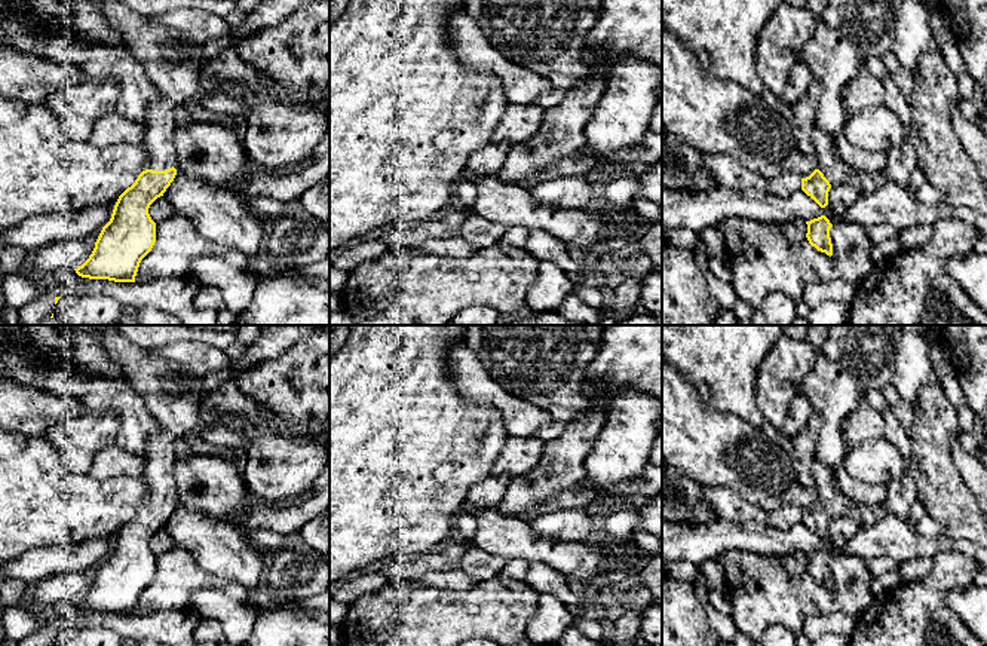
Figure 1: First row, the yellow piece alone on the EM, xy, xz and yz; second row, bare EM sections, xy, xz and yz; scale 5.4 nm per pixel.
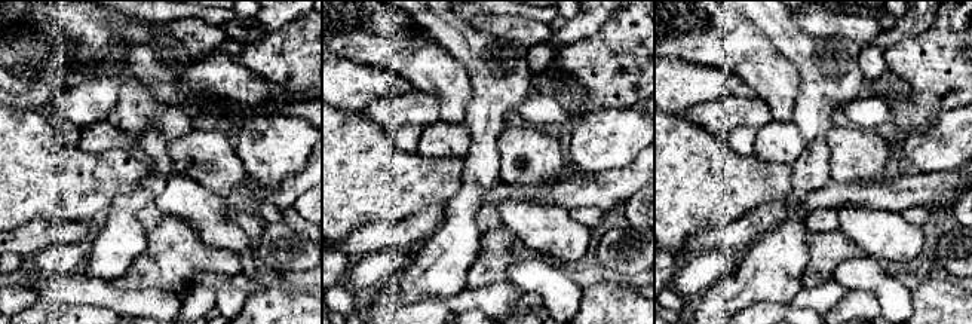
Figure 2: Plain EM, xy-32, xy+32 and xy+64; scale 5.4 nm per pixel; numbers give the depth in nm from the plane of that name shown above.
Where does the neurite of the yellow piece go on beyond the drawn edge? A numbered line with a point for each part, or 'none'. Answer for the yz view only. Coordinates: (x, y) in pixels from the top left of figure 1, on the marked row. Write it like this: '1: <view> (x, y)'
1: yz (831, 58)

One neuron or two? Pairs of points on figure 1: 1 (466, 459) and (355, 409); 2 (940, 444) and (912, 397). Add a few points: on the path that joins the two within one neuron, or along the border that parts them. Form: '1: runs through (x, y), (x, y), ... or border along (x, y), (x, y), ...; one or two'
1: runs through (438, 447), (394, 447), (383, 437); one
2: border along (928, 380), (919, 392), (915, 412); two

